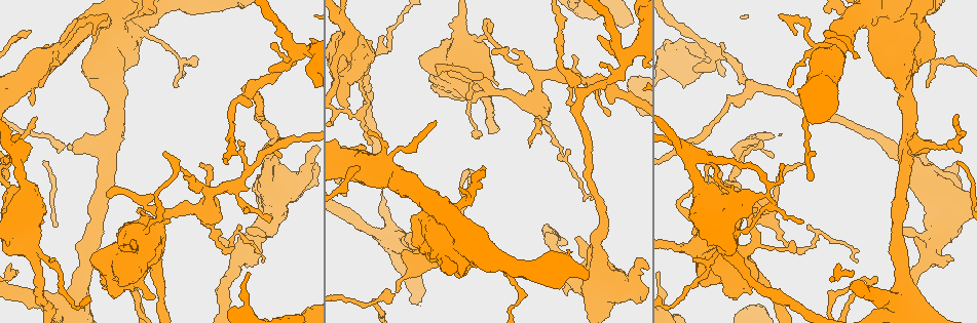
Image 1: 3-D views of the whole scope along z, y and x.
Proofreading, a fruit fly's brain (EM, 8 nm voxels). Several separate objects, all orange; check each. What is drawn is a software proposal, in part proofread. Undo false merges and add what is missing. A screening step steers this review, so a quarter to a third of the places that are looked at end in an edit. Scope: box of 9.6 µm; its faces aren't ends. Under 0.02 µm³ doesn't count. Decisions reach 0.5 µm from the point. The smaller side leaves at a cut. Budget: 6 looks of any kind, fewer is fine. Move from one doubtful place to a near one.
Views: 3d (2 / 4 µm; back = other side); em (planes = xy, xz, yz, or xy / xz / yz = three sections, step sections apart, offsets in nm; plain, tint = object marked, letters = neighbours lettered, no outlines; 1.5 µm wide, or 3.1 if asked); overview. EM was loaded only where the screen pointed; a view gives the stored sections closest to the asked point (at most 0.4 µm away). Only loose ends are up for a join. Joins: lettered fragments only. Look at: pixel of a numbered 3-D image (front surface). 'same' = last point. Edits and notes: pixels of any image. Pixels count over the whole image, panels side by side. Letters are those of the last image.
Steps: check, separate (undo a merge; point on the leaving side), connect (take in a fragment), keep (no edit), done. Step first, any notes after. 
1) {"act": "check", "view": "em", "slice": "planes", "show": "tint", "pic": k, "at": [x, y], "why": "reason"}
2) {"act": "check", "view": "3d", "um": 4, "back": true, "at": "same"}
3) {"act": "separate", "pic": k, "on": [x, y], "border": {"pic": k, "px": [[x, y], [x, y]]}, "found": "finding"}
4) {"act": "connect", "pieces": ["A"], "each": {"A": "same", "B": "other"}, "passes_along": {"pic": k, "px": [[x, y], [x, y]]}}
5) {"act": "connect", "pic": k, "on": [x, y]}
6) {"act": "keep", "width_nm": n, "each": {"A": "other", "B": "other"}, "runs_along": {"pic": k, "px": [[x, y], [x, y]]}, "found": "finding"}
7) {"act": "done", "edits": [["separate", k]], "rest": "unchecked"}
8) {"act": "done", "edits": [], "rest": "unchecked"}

{"act": "check", "view": "em", "slice": "planes", "show": "letters", "pic": 1, "at": [803, 164], "why": "branch stops here"}

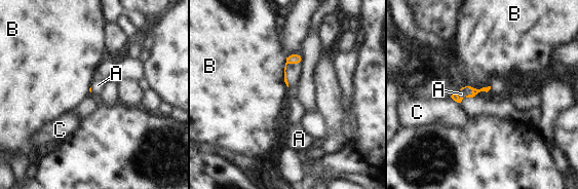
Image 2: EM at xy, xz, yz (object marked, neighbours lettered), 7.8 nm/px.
{"act": "connect", "pieces": ["A"], "each": {"A": "same", "B": "other", "C": "other"}, "passes_along": {"pic": 2, "px": [[292, 59], [285, 69], [293, 71]]}, "found": "the neuron continues"}

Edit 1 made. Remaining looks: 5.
{"act": "check", "view": "em", "slice": "planes", "show": "letters", "pic": 1, "at": [136, 294], "why": "sharp bend"}

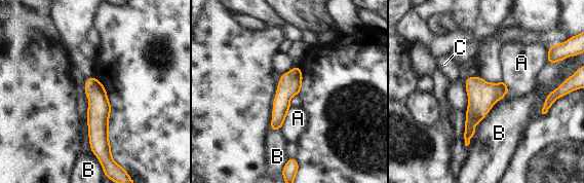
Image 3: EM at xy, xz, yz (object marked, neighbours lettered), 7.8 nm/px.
{"act": "keep", "each": {"A": "other", "B": "other", "C": "other"}, "border": {"pic": 3, "px": [[557, 86], [545, 98], [541, 113]]}, "found": "one neuron here"}

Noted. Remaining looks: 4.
{"act": "check", "view": "em", "slice": "yz", "step": 8, "show": "tint", "pic": 1, "at": [369, 130], "why": "branch stops here"}

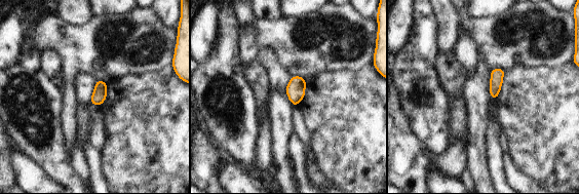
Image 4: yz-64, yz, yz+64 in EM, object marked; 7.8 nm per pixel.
{"act": "check", "view": "em", "slice": "planes", "show": "letters", "at": "same", "why": "another direction"}

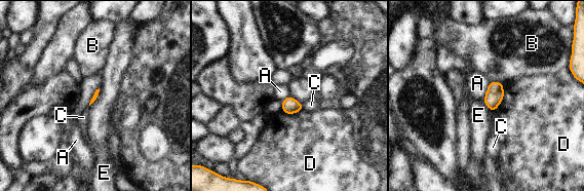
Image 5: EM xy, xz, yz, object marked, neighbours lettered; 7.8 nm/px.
{"act": "keep", "each": {"A": "other", "B": "other", "C": "other", "D": "other", "E": "other"}, "border": {"pic": 5, "px": [[491, 81], [482, 100]]}, "found": "none of them fits"}

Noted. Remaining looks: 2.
{"act": "done", "edits": [["connect", 2]], "rest": "unchecked"}

